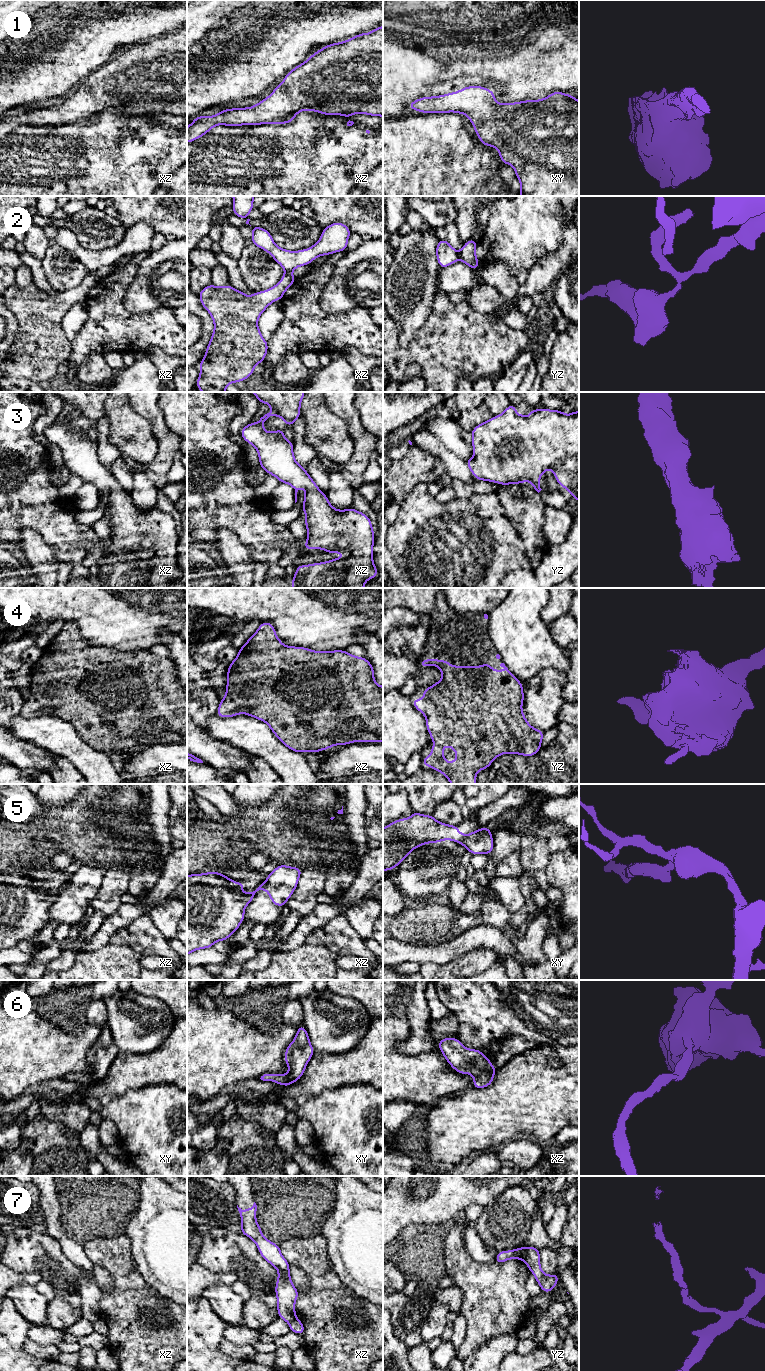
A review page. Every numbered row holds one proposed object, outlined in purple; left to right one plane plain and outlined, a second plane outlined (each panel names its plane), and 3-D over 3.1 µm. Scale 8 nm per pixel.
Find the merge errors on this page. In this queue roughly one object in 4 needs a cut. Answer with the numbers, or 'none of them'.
2, 5, 7

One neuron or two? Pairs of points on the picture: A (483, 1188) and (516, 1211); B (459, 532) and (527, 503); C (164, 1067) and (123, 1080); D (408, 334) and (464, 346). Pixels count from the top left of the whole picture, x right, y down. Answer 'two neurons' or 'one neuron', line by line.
A: two neurons
B: one neuron
C: one neuron
D: two neurons

